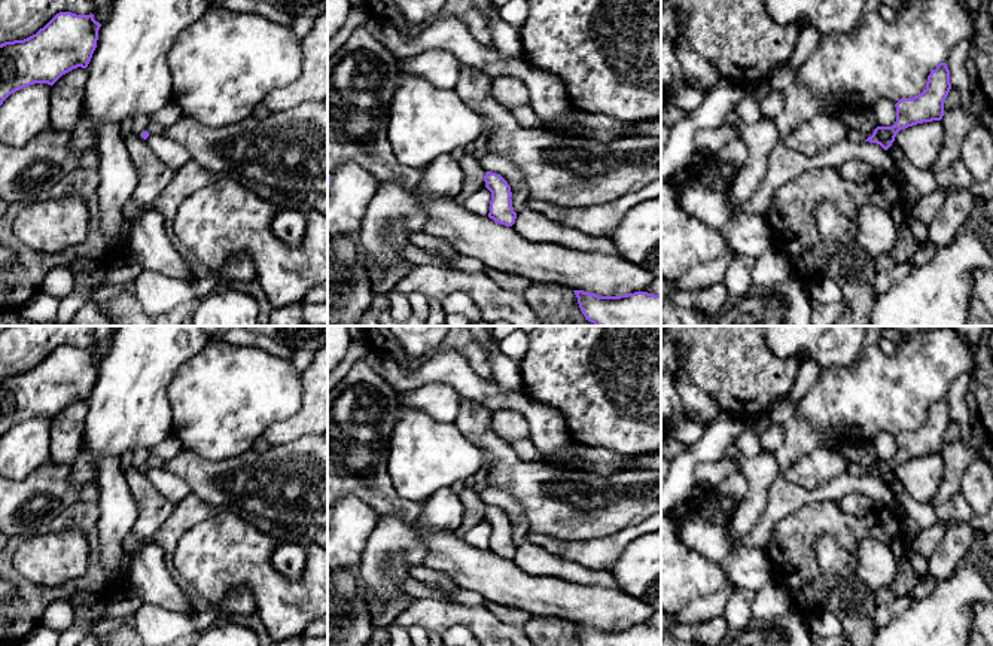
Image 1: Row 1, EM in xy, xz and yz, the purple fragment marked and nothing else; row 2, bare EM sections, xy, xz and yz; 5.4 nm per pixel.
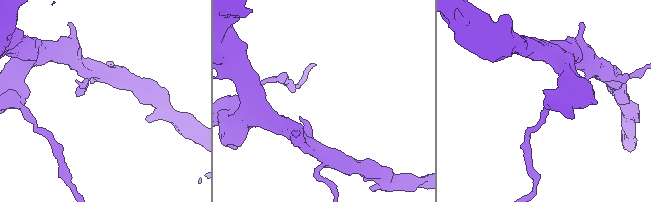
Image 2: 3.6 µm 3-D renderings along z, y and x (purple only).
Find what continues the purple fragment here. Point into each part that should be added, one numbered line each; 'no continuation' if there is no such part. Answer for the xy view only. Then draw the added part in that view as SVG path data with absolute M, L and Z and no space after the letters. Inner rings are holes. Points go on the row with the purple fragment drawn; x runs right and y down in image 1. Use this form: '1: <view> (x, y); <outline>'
no continuation

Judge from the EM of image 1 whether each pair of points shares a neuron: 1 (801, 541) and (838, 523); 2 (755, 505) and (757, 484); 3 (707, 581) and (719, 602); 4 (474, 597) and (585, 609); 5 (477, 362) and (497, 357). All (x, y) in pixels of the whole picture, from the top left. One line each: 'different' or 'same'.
1: same
2: same
3: different
4: different
5: different

